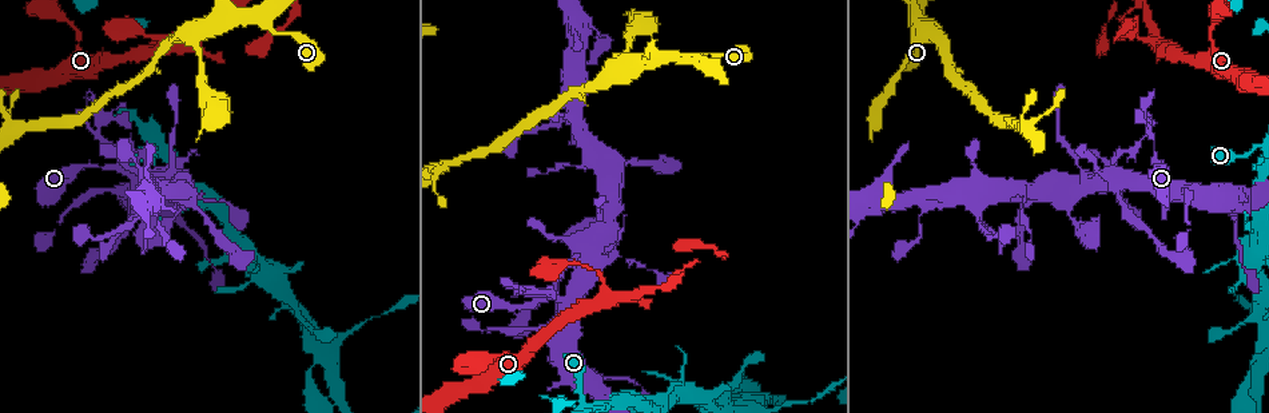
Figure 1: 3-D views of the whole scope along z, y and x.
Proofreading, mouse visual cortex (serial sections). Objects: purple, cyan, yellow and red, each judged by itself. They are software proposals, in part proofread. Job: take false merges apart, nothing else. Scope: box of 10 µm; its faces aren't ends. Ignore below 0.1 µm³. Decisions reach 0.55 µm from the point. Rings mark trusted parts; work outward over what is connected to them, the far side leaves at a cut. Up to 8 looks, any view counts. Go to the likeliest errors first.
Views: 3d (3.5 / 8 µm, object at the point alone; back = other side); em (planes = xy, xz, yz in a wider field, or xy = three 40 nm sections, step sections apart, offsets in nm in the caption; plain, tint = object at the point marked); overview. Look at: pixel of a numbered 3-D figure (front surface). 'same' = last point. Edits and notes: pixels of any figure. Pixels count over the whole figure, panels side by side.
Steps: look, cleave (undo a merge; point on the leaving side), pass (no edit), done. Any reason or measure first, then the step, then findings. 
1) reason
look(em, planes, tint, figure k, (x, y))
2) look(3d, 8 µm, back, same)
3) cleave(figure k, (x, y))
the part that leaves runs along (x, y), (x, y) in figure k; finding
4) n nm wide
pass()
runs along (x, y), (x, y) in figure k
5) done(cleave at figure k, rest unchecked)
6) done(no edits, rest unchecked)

three arms meet
look(3d, 3.5 µm, figure 1, (601, 302))

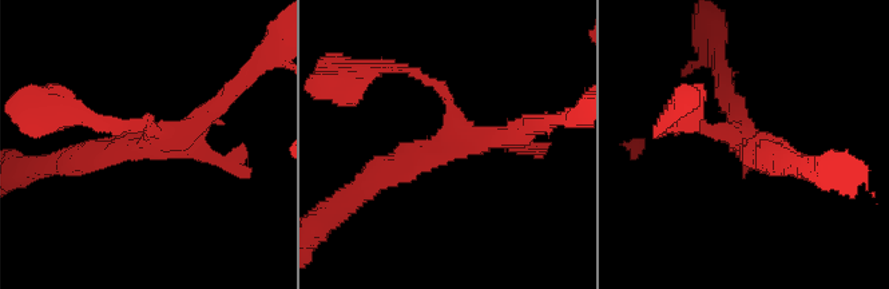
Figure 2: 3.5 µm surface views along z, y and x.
look(em, xy, step 5, tint, figure 2, (450, 143))

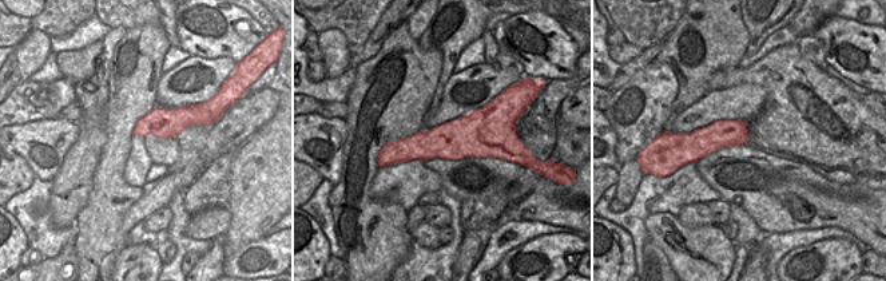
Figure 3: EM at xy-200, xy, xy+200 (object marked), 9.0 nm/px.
pass()
runs along (71, 157), (162, 145), (223, 99) in figure 2; one cell here

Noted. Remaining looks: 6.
look(3d, 3.5 µm, figure 1, (96, 164))

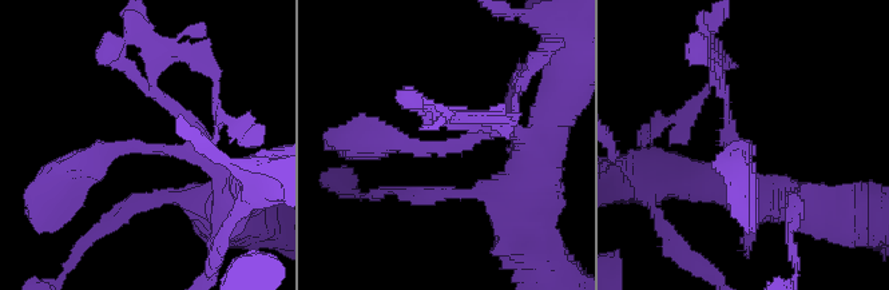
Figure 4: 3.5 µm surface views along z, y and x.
arms of 150, 350 nm
look(em, xy, step 5, tint, figure 4, (440, 146))

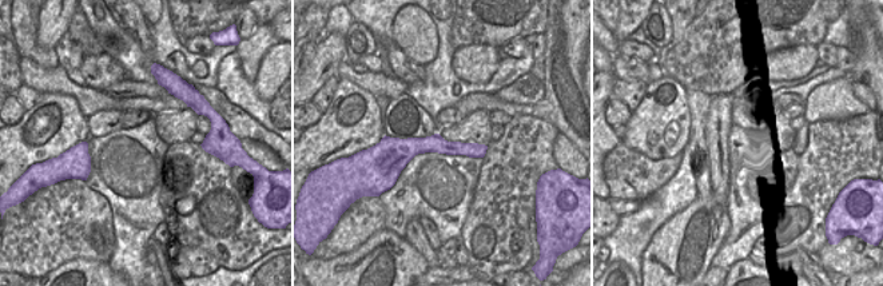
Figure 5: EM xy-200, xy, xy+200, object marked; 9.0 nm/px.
pass()
runs along (482, 149), (412, 146), (385, 154) in figure 5; continuous, no second cell

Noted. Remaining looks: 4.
two arms in line, one across
look(3d, 3.5 µm, figure 1, (581, 260))

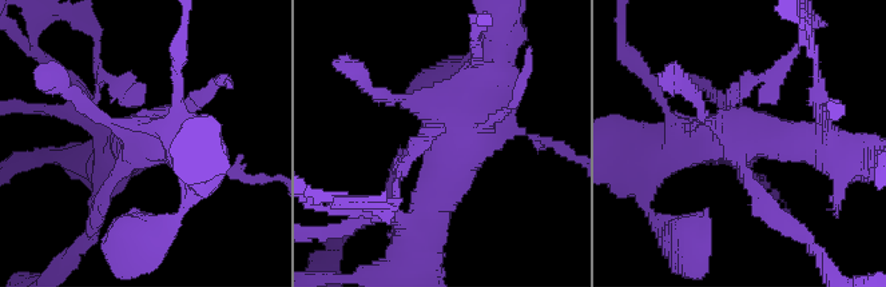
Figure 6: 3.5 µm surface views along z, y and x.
look(em, xy, step 2, tint, figure 6, (438, 139))

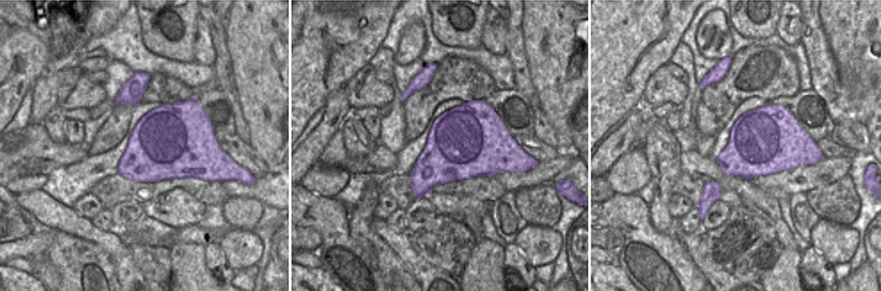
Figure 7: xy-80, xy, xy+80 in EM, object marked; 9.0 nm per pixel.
pass()
runs along (417, 218), (496, 67) in figure 6; continuous, no second cell

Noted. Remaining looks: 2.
done(no edits, rest unchecked)

